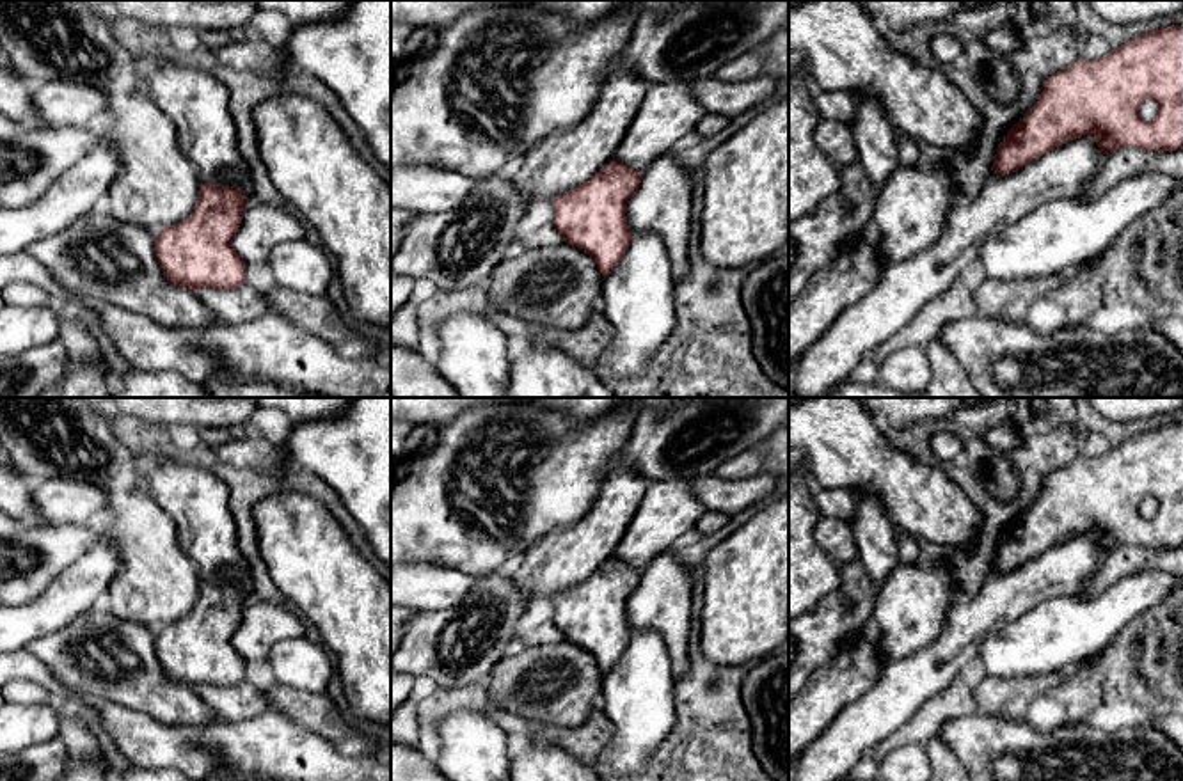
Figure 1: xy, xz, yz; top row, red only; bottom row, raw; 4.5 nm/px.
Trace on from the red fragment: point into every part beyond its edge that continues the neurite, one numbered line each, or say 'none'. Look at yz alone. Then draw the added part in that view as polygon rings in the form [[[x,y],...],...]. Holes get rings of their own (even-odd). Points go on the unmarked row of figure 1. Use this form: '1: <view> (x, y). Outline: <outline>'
1: yz (905, 686). Outline: [[[1085,532],[1048,548],[1018,570],[991,577],[973,598],[957,600],[933,644],[886,664],[872,689],[844,706],[838,717],[798,756],[796,781],[847,779],[869,747],[899,730],[927,699],[945,690],[970,660],[977,659],[979,648],[991,632],[1053,598],[1087,596],[1082,584],[1096,573],[1103,557],[1096,534]]]

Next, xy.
1: xy (263, 623). Outline: [[[256,595],[243,605],[243,616],[233,637],[233,646],[245,662],[266,662],[277,641],[304,637],[302,621],[279,600],[265,602]]]

